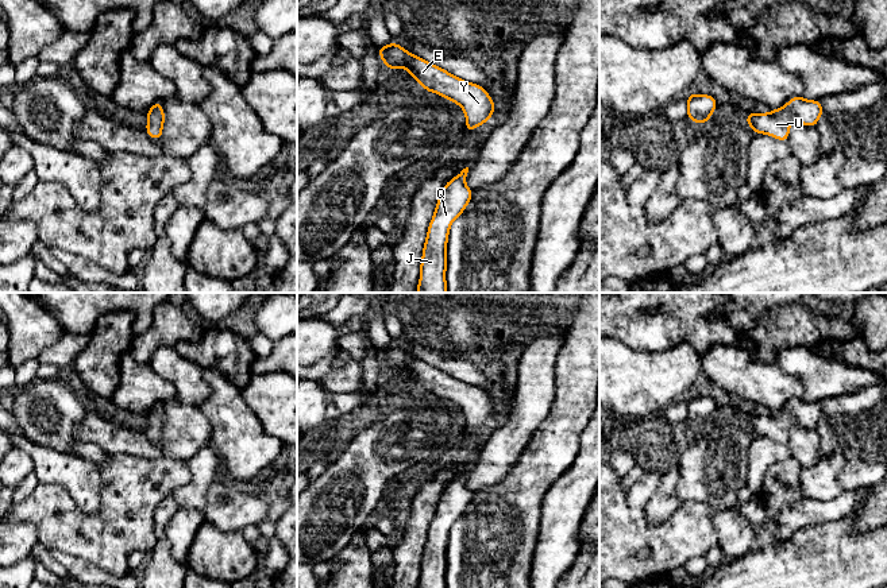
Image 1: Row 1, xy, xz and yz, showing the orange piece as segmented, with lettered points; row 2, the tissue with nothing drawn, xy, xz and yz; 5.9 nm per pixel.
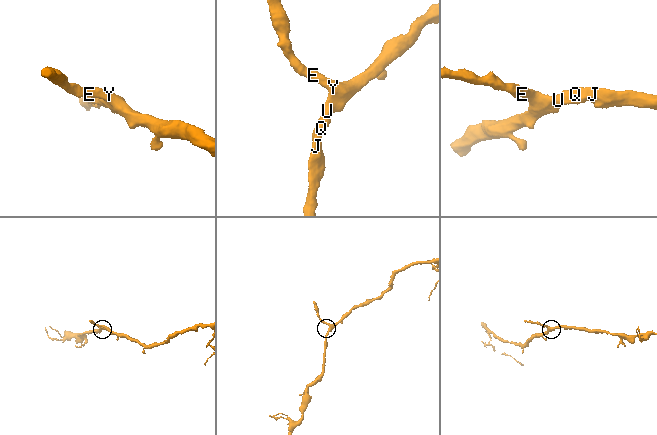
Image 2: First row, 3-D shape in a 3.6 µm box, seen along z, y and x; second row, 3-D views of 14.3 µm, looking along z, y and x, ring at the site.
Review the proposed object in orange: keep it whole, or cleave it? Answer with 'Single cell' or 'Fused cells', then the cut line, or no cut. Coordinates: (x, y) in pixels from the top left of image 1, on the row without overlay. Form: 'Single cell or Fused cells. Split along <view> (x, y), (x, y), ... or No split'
Single cell. No split

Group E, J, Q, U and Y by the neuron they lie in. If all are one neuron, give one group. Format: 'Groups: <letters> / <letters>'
Groups: E J Q U Y

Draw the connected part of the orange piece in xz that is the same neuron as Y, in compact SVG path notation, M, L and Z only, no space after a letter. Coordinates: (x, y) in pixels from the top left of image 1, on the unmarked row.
M396 344L378 349L375 353L386 371L406 371L425 394L433 394L458 406L466 417L464 433L467 434L473 434L479 426L487 426L497 411L483 388L455 379L447 372L409 355Z

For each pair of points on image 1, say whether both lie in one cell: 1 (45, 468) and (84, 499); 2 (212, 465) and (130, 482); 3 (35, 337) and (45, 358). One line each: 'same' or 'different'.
1: same
2: different
3: different

